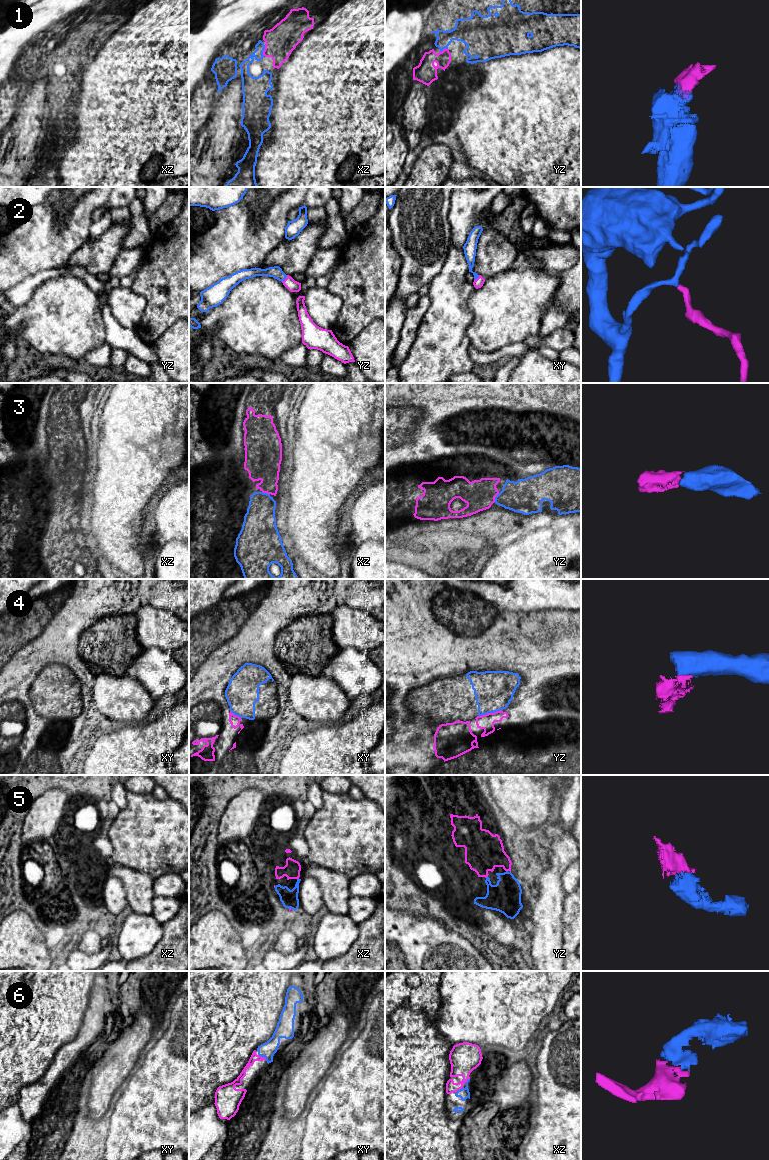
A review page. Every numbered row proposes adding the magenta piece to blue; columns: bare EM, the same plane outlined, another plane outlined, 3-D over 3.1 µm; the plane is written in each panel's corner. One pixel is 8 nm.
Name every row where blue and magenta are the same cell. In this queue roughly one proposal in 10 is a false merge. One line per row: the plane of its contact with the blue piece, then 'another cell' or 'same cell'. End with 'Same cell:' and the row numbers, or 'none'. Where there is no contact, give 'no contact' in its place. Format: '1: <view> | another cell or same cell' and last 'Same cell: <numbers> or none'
1: xz | same cell
2: yz | same cell
3: yz | same cell
4: yz | another cell
5: xz | same cell
6: xy | same cell
Same cell: 1, 2, 3, 5, 6

